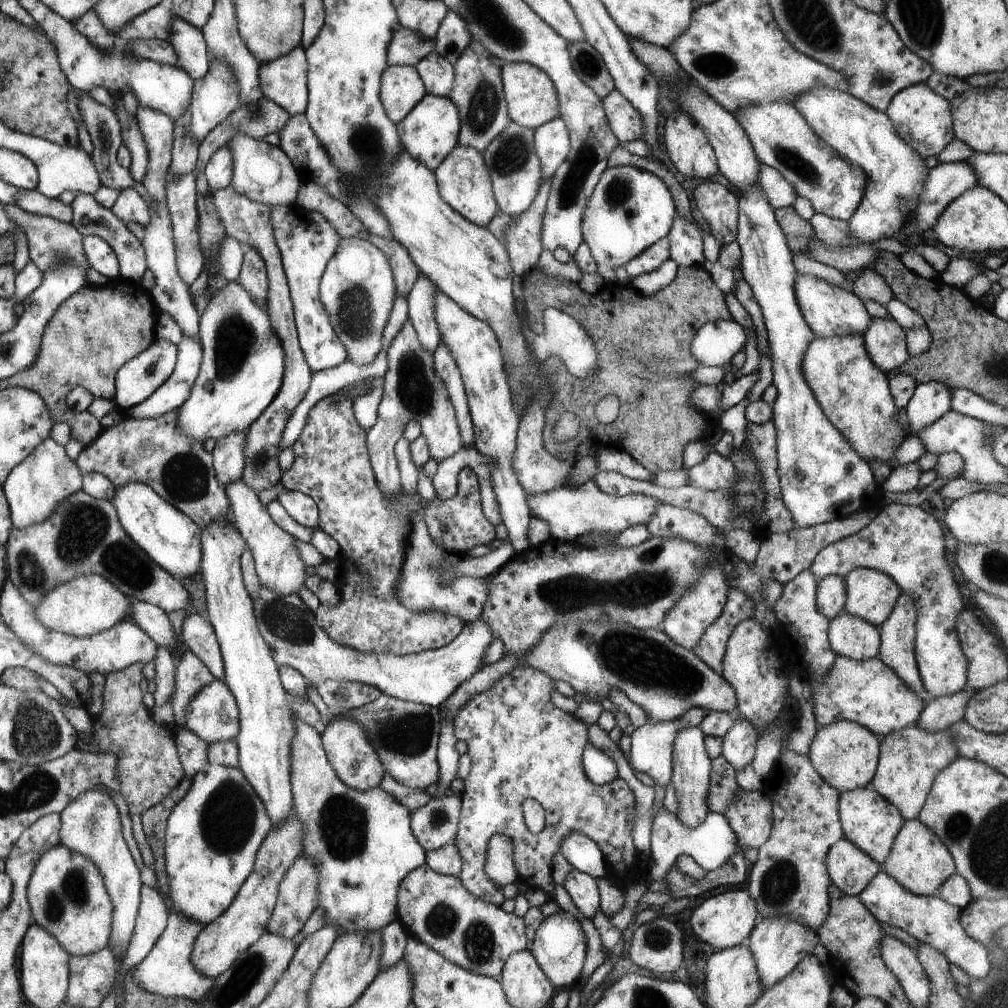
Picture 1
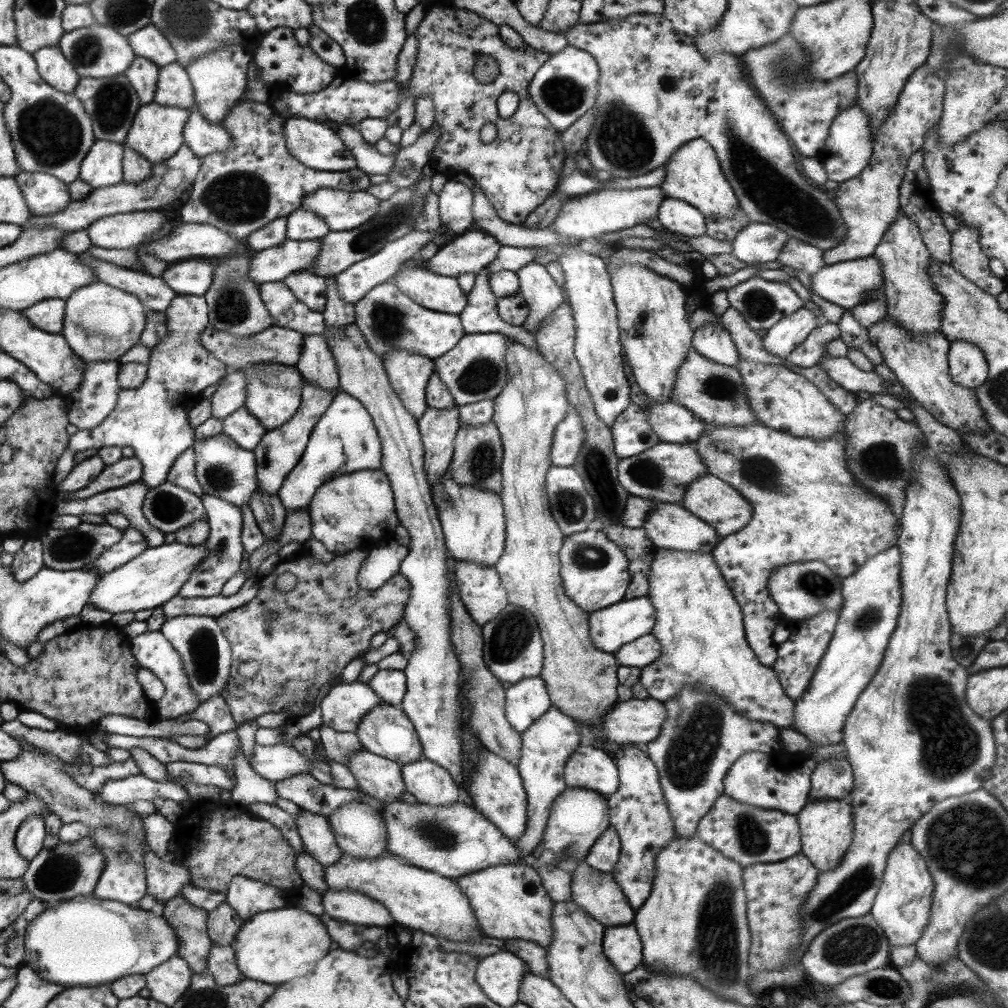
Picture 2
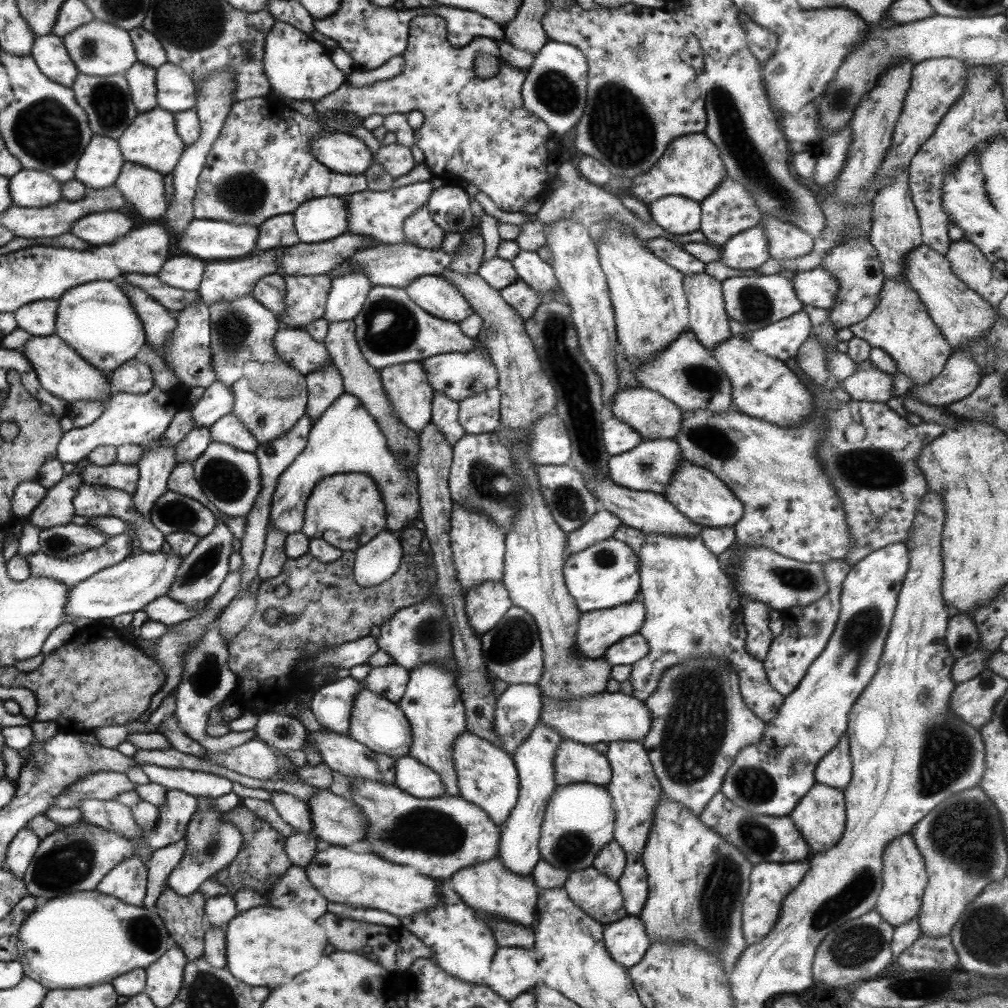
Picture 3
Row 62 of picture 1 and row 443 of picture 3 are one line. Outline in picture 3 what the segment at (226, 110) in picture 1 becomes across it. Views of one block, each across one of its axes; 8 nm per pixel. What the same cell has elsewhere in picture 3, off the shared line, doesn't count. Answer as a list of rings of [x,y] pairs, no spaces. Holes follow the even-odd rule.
[[[211,442],[207,446],[201,458],[193,462],[193,476],[211,502],[211,508],[227,518],[245,518],[253,510],[253,502],[261,490],[261,464],[257,456],[223,442]]]

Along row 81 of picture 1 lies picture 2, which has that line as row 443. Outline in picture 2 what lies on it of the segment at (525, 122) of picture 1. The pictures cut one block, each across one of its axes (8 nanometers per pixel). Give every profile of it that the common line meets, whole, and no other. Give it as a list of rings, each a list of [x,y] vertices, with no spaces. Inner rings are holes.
[[[505,338],[503,362],[507,368],[507,384],[501,394],[493,398],[495,414],[491,422],[499,430],[503,444],[503,490],[499,496],[505,512],[505,550],[493,568],[501,578],[509,604],[527,610],[537,620],[543,640],[543,668],[539,676],[545,682],[551,706],[561,710],[567,718],[595,724],[619,702],[619,666],[613,654],[605,654],[591,644],[589,614],[579,610],[565,594],[559,562],[565,534],[549,512],[545,488],[545,474],[551,468],[553,432],[569,410],[565,382],[537,350],[517,344],[515,338]]]

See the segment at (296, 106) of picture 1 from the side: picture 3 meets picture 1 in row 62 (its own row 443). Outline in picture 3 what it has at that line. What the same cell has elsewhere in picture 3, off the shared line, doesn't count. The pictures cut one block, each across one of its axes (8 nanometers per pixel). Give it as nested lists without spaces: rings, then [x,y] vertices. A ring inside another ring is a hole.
[[[309,414],[301,416],[301,420],[281,438],[269,442],[269,444],[261,444],[253,454],[257,456],[259,464],[261,464],[261,490],[253,502],[253,510],[245,516],[245,536],[241,540],[241,558],[243,558],[243,566],[241,570],[241,592],[223,608],[223,612],[219,614],[217,628],[221,632],[221,636],[225,638],[225,642],[229,642],[239,630],[243,630],[243,626],[247,624],[249,616],[253,616],[255,610],[255,596],[249,594],[247,586],[249,582],[257,576],[257,566],[261,564],[263,558],[263,550],[265,550],[265,536],[267,536],[267,528],[269,528],[269,516],[271,516],[271,504],[273,504],[273,494],[277,490],[277,482],[281,480],[281,474],[285,474],[285,470],[289,470],[289,466],[293,466],[293,462],[297,462],[297,458],[303,454],[303,450],[307,448],[307,440],[309,440],[309,432],[311,432],[311,418]]]

